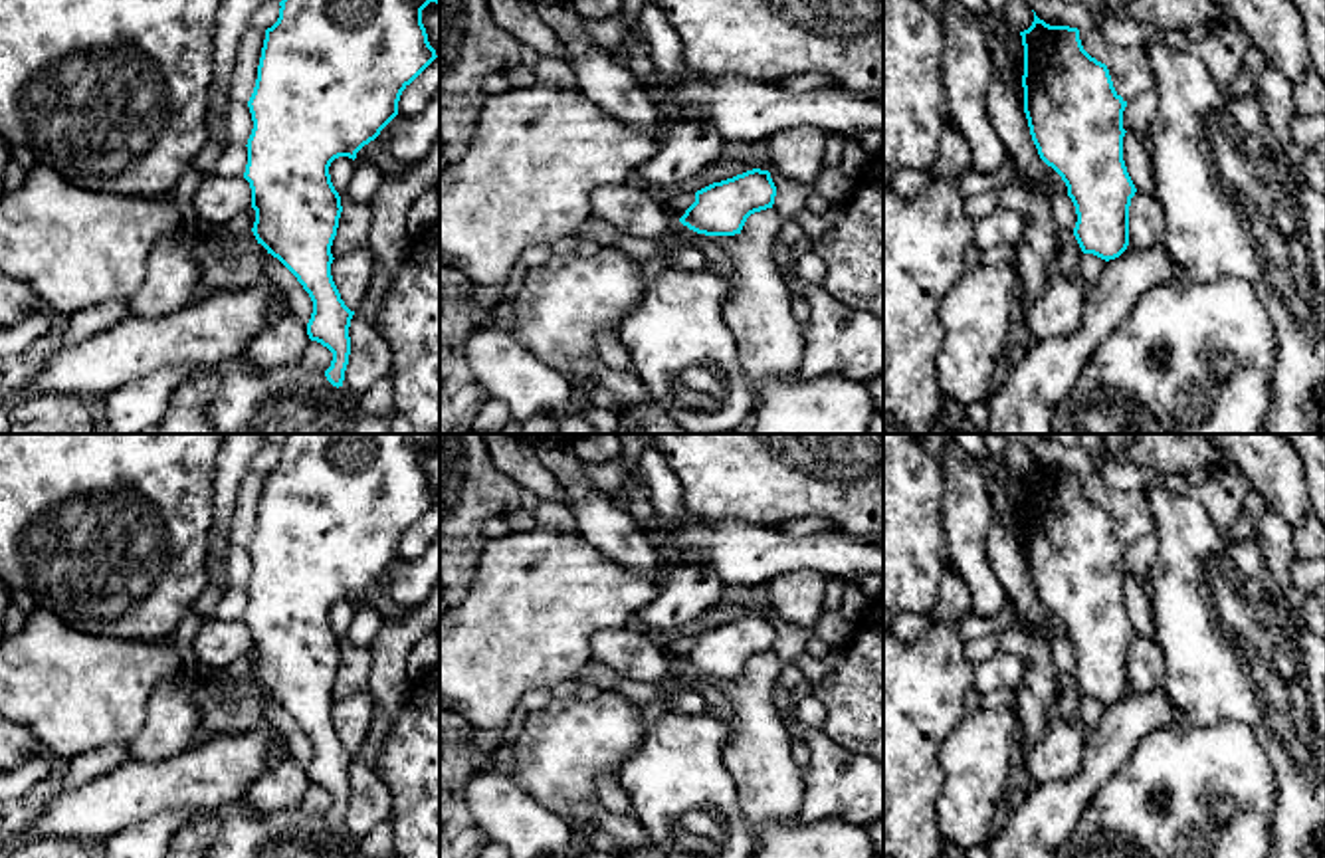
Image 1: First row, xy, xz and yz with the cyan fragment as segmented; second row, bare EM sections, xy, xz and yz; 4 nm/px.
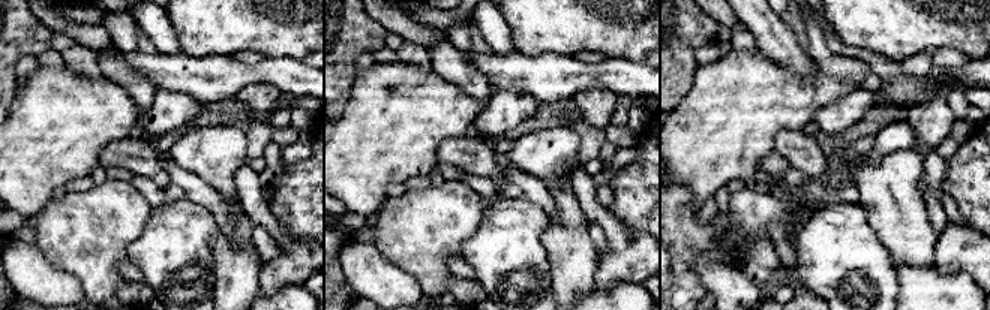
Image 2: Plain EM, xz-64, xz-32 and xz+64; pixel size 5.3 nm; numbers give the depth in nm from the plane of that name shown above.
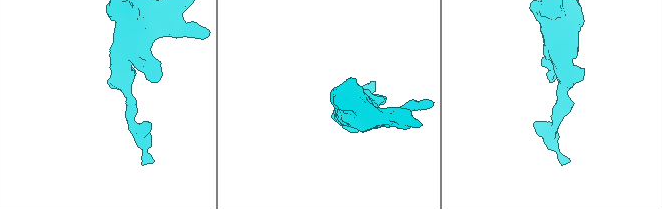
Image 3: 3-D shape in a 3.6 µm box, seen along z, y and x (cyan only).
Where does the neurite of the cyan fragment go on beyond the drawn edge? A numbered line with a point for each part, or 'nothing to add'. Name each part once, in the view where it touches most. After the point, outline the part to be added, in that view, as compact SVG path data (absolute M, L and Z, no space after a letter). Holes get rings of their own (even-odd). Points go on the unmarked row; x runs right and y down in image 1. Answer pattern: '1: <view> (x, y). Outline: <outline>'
nothing to add

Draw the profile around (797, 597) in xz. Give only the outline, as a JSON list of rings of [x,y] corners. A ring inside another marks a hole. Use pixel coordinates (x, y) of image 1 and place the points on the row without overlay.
[[[792,571],[778,579],[770,579],[768,614],[776,614],[786,622],[812,630],[822,616],[826,577],[818,571]]]

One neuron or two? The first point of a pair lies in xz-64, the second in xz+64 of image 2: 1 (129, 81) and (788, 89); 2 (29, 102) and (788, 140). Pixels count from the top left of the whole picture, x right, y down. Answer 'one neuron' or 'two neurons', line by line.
1: two neurons
2: two neurons

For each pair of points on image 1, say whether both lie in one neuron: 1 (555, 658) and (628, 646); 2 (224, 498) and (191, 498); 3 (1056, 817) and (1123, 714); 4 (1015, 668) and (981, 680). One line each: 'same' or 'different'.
1: different
2: different
3: same
4: same

